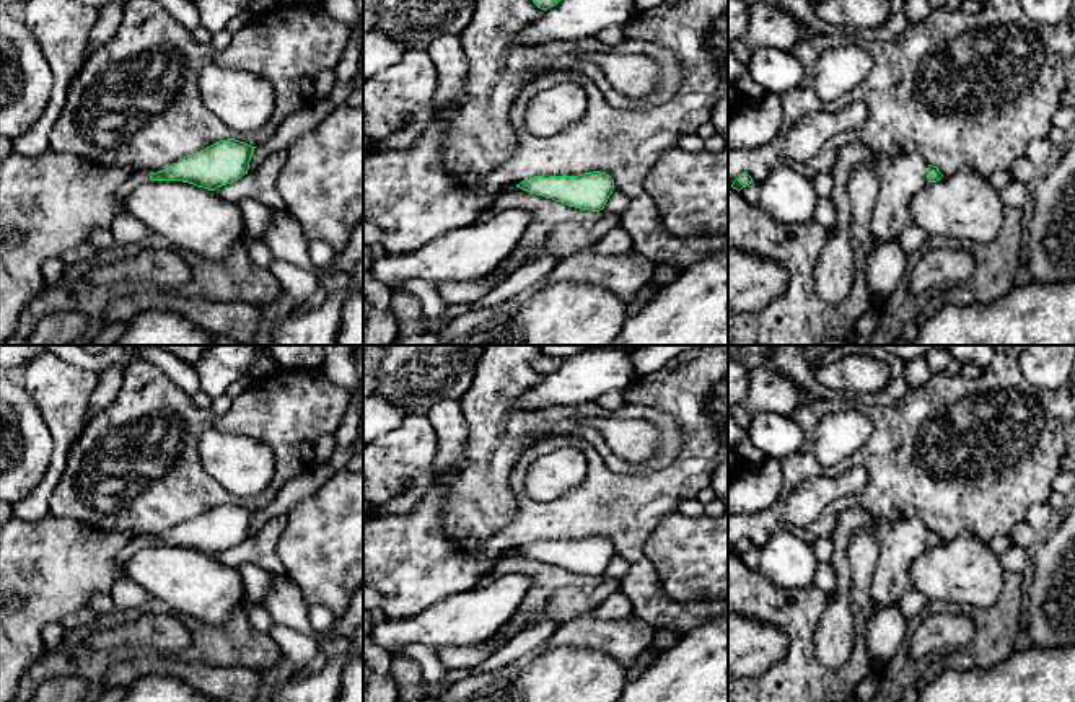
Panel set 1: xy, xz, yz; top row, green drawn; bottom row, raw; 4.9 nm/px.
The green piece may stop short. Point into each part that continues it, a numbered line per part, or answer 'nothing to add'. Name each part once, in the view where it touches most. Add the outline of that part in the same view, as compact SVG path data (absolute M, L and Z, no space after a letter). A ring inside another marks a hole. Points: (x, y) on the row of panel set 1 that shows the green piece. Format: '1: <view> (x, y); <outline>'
1: xy (137, 178); M134 171L132 176L117 189L116 197L117 200L127 200L129 194L137 189L138 186L150 181L148 171Z

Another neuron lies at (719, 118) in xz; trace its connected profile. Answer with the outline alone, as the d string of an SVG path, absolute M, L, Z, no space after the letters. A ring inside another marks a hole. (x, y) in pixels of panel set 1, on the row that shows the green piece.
M728 94L717 101L712 109L710 122L717 134L720 134L728 143Z

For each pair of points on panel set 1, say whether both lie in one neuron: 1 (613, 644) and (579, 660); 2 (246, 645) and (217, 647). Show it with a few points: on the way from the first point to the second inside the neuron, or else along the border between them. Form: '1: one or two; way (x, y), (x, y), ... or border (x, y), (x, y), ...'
1: two; border (562, 645), (605, 650), (626, 670)
2: one; way (240, 645), (223, 645)

